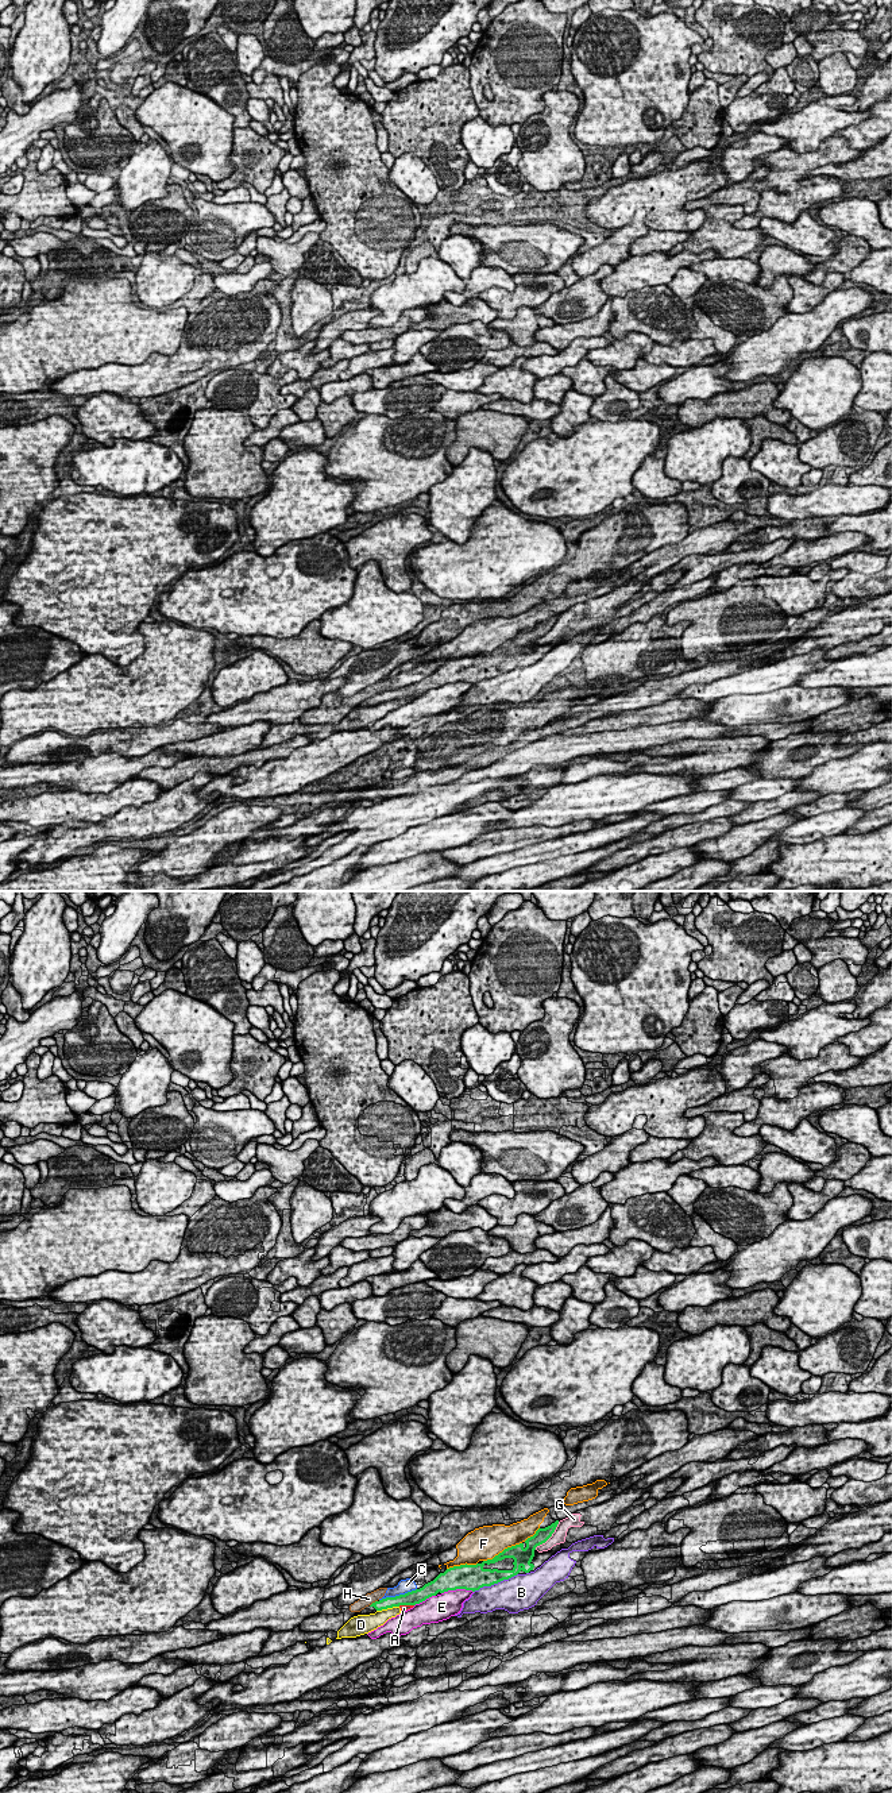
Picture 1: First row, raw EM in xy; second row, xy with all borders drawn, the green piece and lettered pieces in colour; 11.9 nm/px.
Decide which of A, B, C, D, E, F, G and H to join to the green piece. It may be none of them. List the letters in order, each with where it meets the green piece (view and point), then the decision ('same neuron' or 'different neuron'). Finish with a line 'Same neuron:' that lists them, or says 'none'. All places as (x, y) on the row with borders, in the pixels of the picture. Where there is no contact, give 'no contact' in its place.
A: xy (405, 1604) | different neuron
B: xy (495, 1583) | different neuron
C: xy (397, 1596) | different neuron
D: xy (387, 1607) | different neuron
E: xy (456, 1588) | different neuron
F: xy (504, 1550) | different neuron
G: xy (549, 1537) | different neuron
H: xy (373, 1603) | different neuron
Same neuron: none

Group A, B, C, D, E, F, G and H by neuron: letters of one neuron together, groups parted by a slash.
A D / B / C H / E / F / G

